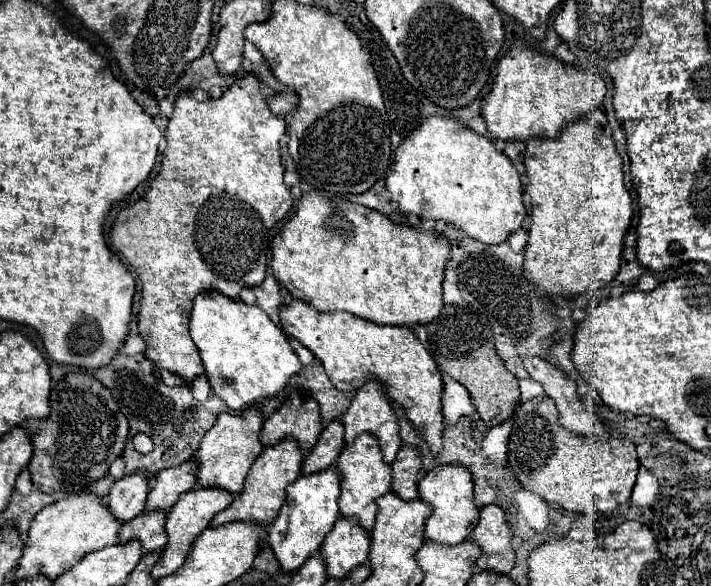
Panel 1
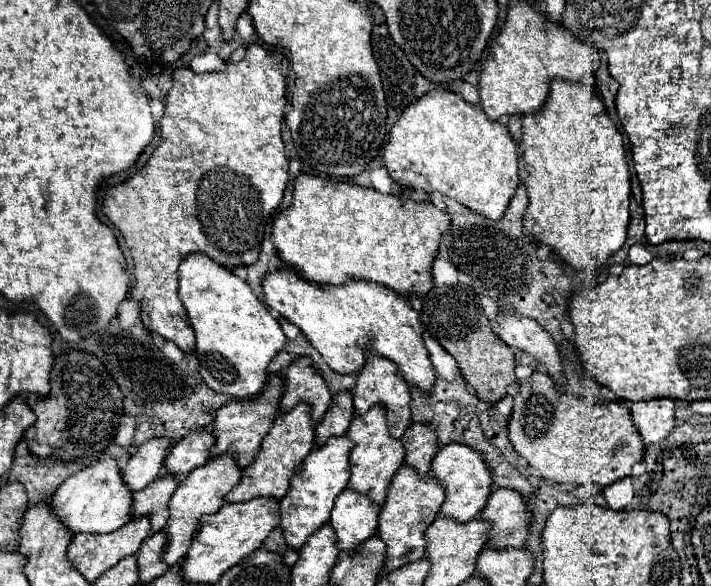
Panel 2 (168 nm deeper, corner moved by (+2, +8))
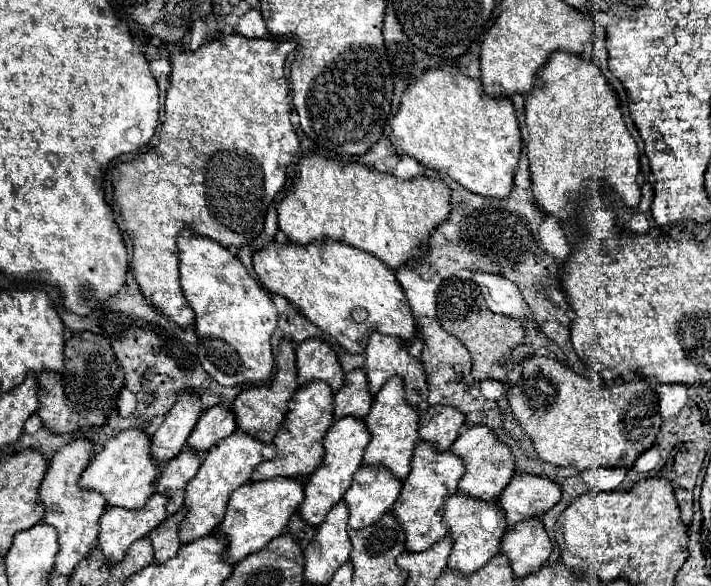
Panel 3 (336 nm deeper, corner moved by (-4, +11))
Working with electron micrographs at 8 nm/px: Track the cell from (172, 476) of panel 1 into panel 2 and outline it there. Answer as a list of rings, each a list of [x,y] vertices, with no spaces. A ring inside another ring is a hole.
[[[195,429],[171,447],[171,451],[165,459],[165,469],[171,475],[177,475],[177,477],[185,475],[187,477],[189,471],[207,463],[209,451],[213,445],[215,445],[215,437],[211,431]]]

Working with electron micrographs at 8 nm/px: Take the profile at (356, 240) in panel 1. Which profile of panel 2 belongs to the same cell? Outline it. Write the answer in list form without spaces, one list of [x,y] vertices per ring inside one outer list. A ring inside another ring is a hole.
[[[301,173],[295,179],[291,205],[273,221],[271,239],[281,261],[291,265],[307,281],[341,285],[351,279],[365,279],[381,283],[401,295],[425,295],[433,287],[431,265],[437,255],[439,239],[449,223],[449,213],[437,209],[431,201],[403,201],[399,195],[385,195],[371,187]]]

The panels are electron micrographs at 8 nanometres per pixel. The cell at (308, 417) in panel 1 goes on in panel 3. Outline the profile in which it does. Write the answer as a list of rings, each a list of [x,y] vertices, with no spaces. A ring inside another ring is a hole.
[[[305,340],[297,346],[297,382],[299,386],[315,380],[325,382],[333,394],[343,386],[343,370],[337,362],[333,348],[321,340]]]

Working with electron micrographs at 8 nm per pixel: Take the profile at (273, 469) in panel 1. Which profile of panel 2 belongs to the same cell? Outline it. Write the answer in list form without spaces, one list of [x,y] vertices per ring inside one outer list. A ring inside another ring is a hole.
[[[299,403],[291,411],[279,413],[273,427],[263,439],[257,459],[253,461],[253,465],[243,469],[243,477],[239,485],[233,487],[233,491],[225,497],[225,501],[239,503],[239,501],[249,501],[261,495],[275,497],[275,499],[285,497],[289,489],[289,479],[295,475],[295,471],[299,469],[299,465],[303,463],[303,459],[313,447],[315,447],[315,421],[311,419],[309,403]]]

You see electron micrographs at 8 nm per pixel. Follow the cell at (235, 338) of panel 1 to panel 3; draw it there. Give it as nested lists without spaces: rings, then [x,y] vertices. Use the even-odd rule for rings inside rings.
[[[189,230],[177,238],[181,288],[195,312],[199,362],[221,386],[263,384],[271,378],[271,334],[277,328],[277,310],[269,294],[253,280],[247,268],[227,248],[211,238],[193,236]]]

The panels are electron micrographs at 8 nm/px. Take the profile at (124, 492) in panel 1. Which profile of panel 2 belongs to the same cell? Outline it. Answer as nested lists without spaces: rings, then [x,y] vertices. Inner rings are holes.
[[[153,437],[137,447],[127,467],[123,469],[123,479],[131,491],[139,491],[141,487],[147,487],[155,477],[159,477],[169,449],[171,441],[167,437]]]

